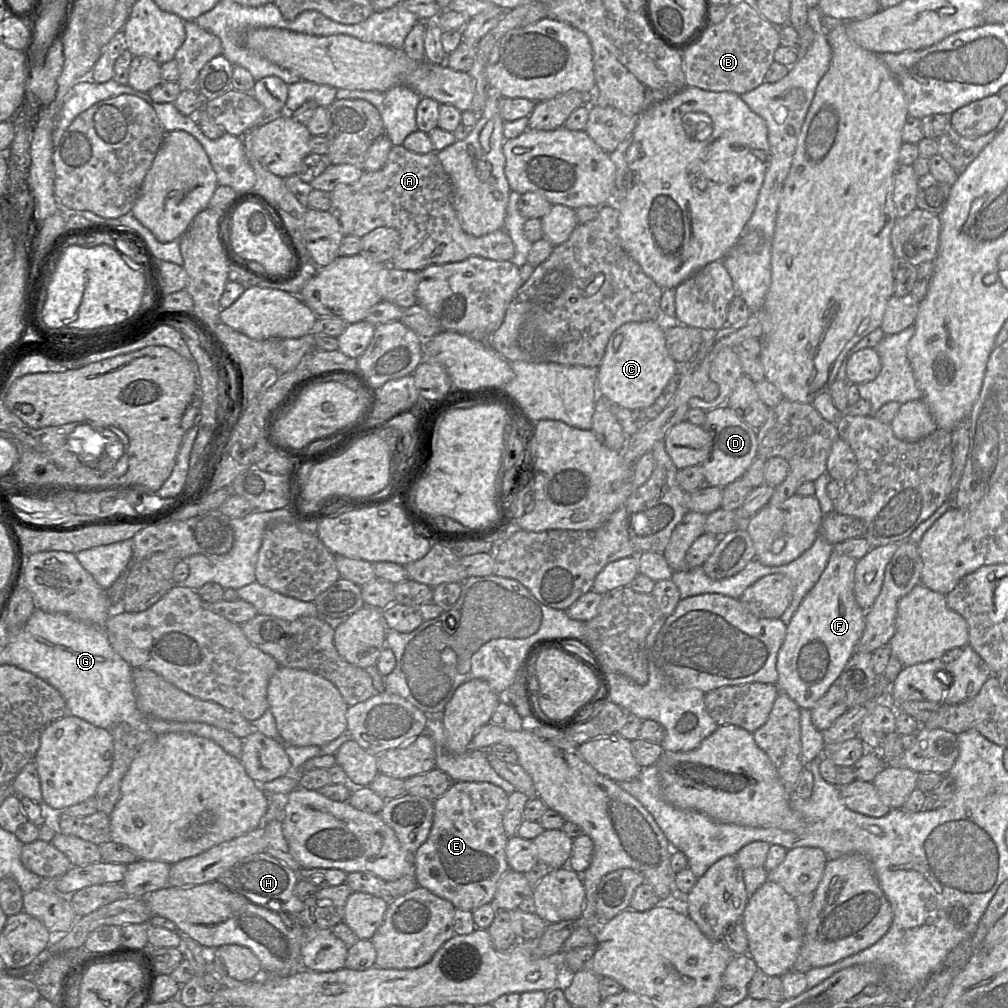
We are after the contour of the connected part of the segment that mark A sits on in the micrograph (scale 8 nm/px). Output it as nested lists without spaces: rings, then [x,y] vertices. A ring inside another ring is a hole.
[[[393,145],[381,169],[364,171],[354,183],[337,185],[330,192],[330,198],[331,207],[328,211],[337,218],[344,235],[362,237],[378,227],[390,227],[399,231],[400,246],[390,265],[401,270],[421,271],[430,265],[459,262],[470,256],[511,261],[515,254],[515,245],[505,229],[483,236],[473,236],[463,230],[453,206],[453,184],[437,152],[419,154],[402,145]]]

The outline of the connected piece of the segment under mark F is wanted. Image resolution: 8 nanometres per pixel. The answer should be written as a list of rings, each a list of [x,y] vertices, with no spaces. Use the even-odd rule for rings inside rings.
[[[833,550],[819,580],[792,616],[778,651],[777,687],[800,708],[811,710],[844,670],[865,628],[864,611],[855,599],[855,559]]]

